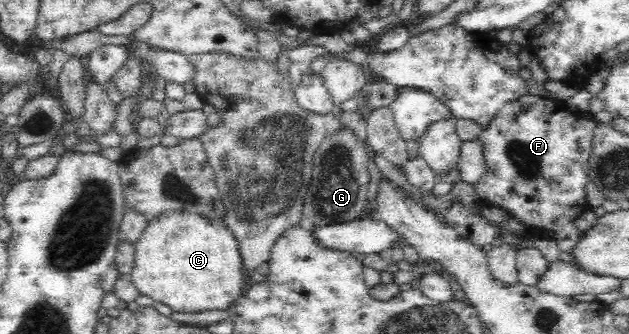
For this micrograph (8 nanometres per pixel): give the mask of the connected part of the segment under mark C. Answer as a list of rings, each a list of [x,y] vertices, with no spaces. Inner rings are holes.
[[[168,212],[144,229],[137,239],[135,247],[135,264],[128,275],[141,295],[151,297],[153,301],[168,305],[172,311],[180,313],[200,313],[200,311],[226,311],[244,295],[249,279],[243,269],[239,243],[224,224],[214,223],[196,212]]]

